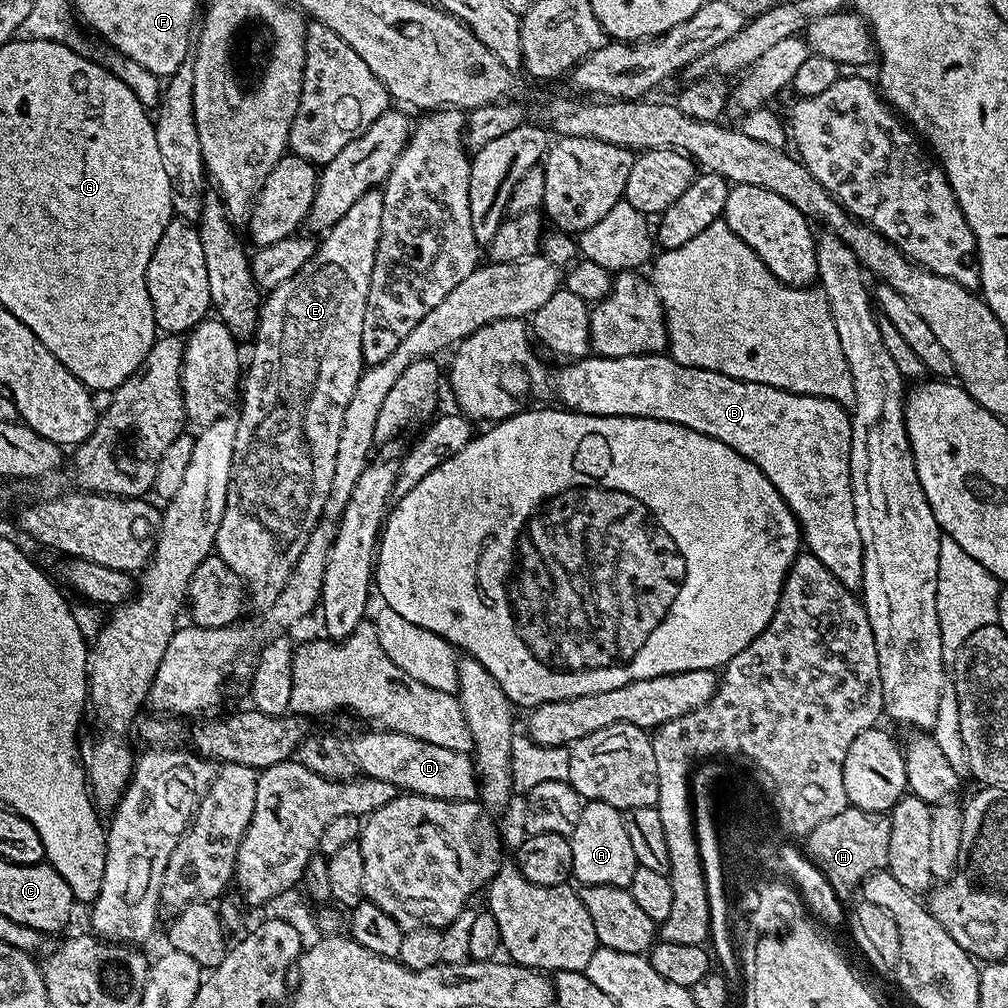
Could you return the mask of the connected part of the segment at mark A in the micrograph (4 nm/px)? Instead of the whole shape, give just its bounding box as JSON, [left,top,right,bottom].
[570,801,638,889]

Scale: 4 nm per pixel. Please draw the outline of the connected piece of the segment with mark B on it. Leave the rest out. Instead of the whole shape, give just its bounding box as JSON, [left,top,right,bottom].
[559,354,864,590]

